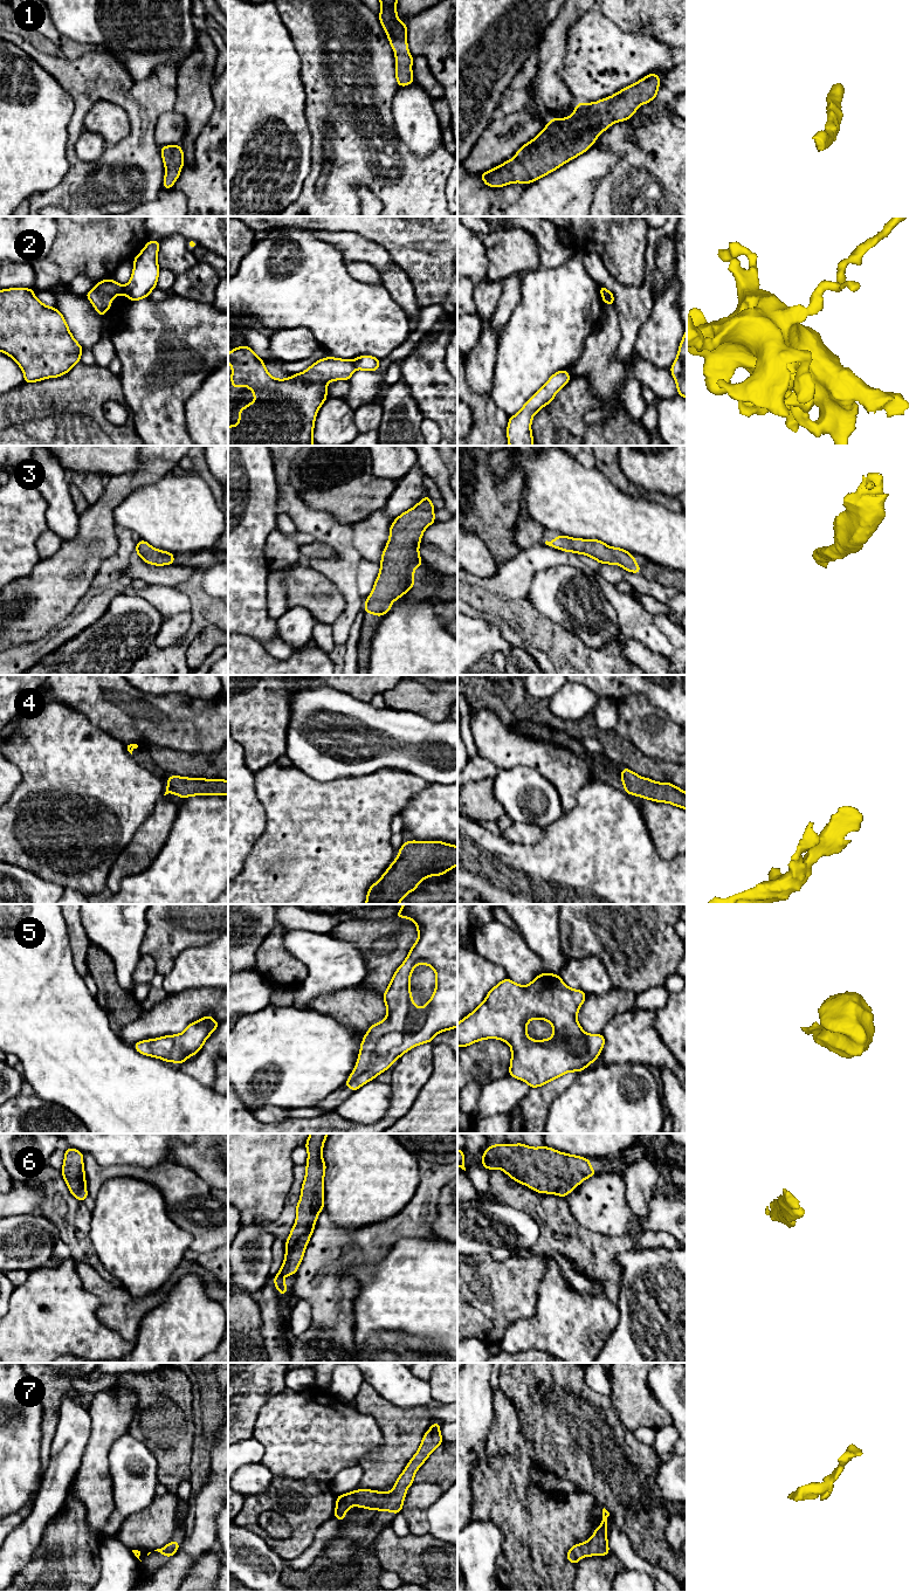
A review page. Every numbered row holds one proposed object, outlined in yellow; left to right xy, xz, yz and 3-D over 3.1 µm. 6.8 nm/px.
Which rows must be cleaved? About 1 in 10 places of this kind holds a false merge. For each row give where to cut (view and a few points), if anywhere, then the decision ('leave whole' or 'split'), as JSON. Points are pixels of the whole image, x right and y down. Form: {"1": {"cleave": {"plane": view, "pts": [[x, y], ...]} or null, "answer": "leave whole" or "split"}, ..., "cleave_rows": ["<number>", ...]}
{"1": {"cleave": null, "answer": "leave whole"}, "2": {"cleave": {"plane": "xz", "pts": [[353, 360], [356, 367]]}, "answer": "split"}, "3": {"cleave": null, "answer": "leave whole"}, "4": {"cleave": null, "answer": "leave whole"}, "5": {"cleave": null, "answer": "leave whole"}, "6": {"cleave": null, "answer": "leave whole"}, "7": {"cleave": null, "answer": "leave whole"}, "cleave_rows": ["2"]}

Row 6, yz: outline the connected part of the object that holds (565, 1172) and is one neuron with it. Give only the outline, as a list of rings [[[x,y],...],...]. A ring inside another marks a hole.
[[[521,1143],[490,1145],[483,1152],[482,1165],[488,1171],[501,1169],[511,1179],[538,1193],[564,1198],[583,1180],[597,1174],[588,1158]]]

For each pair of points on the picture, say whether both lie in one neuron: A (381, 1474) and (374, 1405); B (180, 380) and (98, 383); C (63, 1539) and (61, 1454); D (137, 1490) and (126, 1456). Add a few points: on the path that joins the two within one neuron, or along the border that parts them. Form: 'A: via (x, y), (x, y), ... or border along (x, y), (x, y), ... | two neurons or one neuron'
A: via (390, 1456), (390, 1422) | one neuron
B: border along (118, 374), (125, 404) | two neurons
C: border along (68, 1490), (61, 1507) | two neurons
D: via (133, 1482), (126, 1475), (123, 1468), (124, 1465) | one neuron

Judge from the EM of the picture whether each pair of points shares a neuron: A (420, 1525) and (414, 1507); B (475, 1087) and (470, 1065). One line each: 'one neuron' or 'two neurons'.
A: one neuron
B: two neurons

